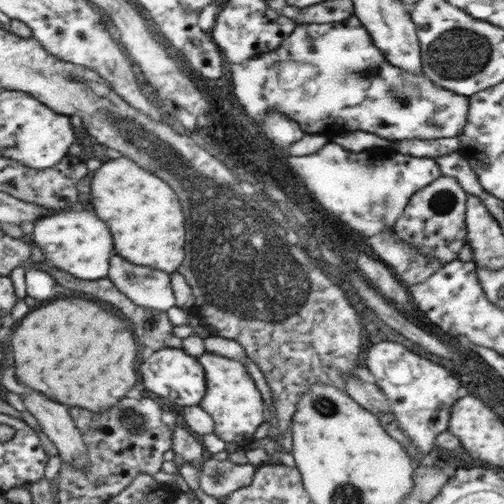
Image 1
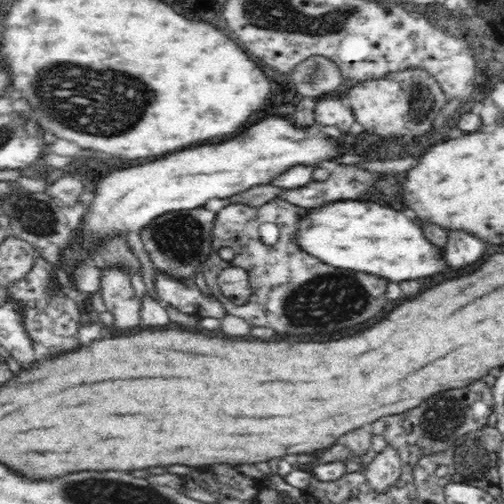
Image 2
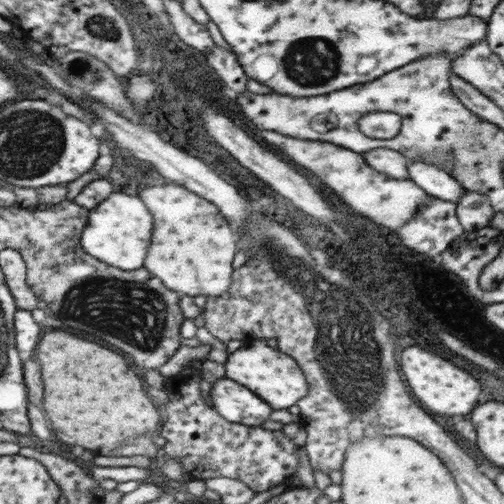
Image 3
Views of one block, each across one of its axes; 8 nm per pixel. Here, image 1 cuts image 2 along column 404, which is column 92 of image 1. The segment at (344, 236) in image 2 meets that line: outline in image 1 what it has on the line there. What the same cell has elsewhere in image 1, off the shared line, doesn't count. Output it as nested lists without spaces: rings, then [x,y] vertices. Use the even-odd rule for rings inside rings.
[[[59,210],[55,214],[43,216],[33,222],[31,228],[33,244],[39,246],[43,252],[43,258],[49,260],[55,268],[79,278],[79,280],[99,280],[105,278],[109,268],[109,258],[113,254],[113,244],[107,226],[95,218],[89,216],[89,212],[73,212],[73,210]]]

